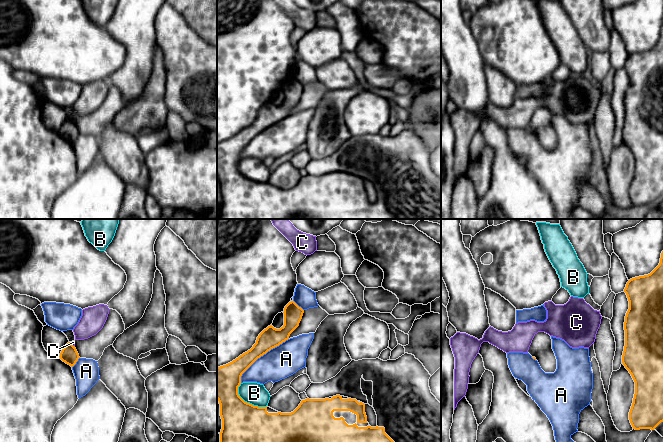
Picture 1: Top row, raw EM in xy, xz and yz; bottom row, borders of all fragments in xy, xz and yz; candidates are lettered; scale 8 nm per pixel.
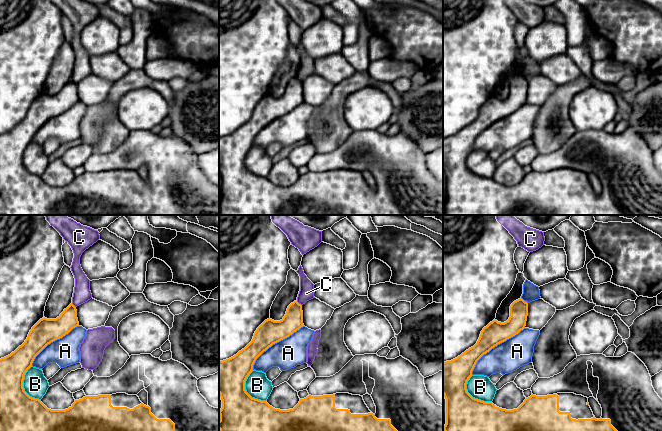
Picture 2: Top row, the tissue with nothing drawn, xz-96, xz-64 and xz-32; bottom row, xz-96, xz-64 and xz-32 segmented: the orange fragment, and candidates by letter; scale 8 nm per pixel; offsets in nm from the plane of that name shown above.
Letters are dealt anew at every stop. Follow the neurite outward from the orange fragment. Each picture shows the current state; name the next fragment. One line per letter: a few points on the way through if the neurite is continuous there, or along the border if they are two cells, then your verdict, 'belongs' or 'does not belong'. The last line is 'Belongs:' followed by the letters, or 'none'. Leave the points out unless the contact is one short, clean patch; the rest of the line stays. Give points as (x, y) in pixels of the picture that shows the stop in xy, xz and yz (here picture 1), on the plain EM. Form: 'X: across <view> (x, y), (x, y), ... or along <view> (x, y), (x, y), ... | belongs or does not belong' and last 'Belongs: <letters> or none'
A: does not belong
B: does not belong
C: along xy (70, 118), (74, 122) | does not belong
Belongs: none

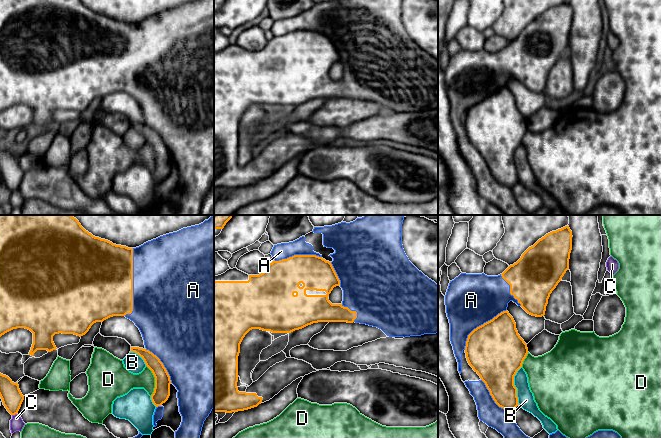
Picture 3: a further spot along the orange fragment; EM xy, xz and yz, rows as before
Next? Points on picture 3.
A: belongs
B: does not belong
C: does not belong
D: does not belong
Belongs: A

